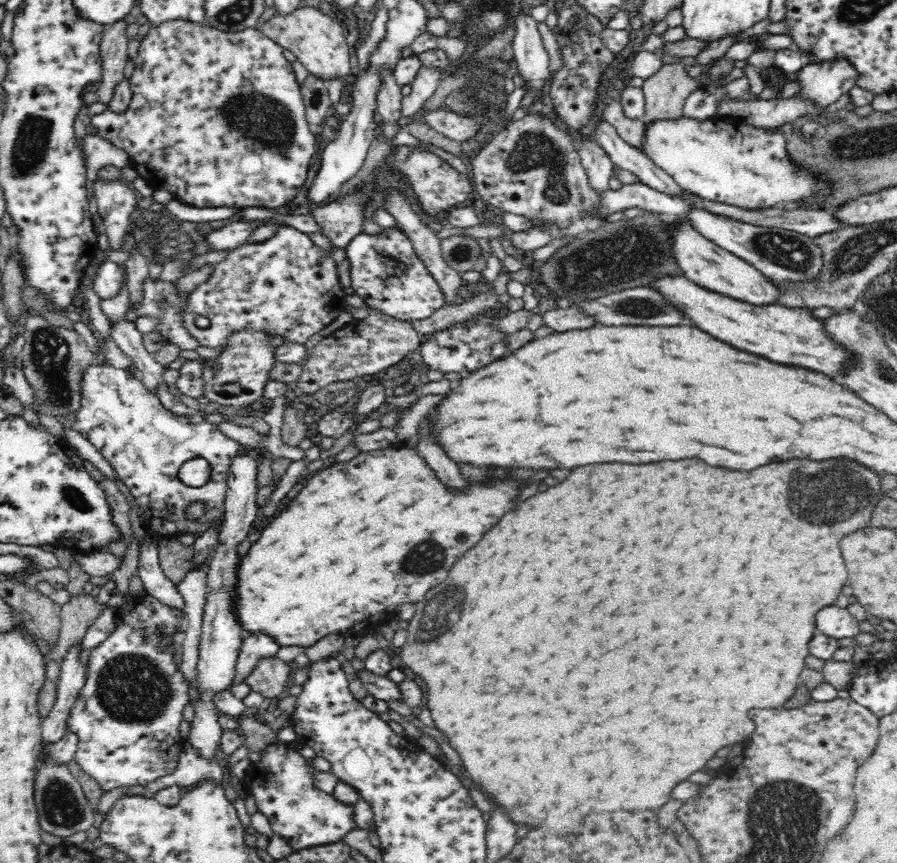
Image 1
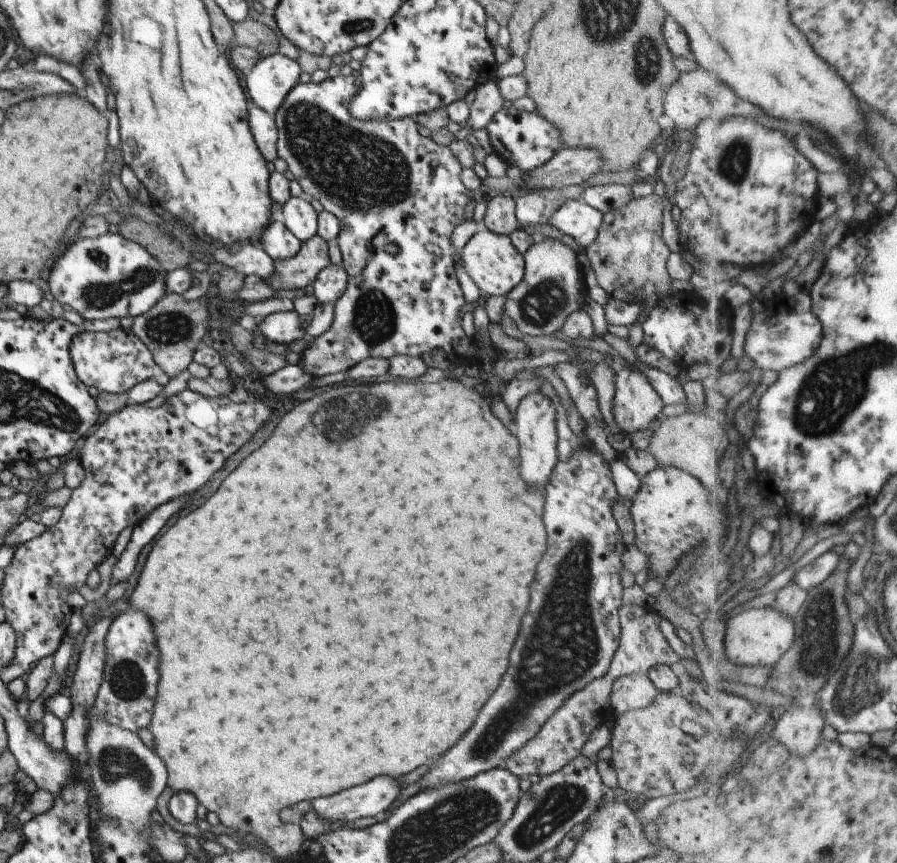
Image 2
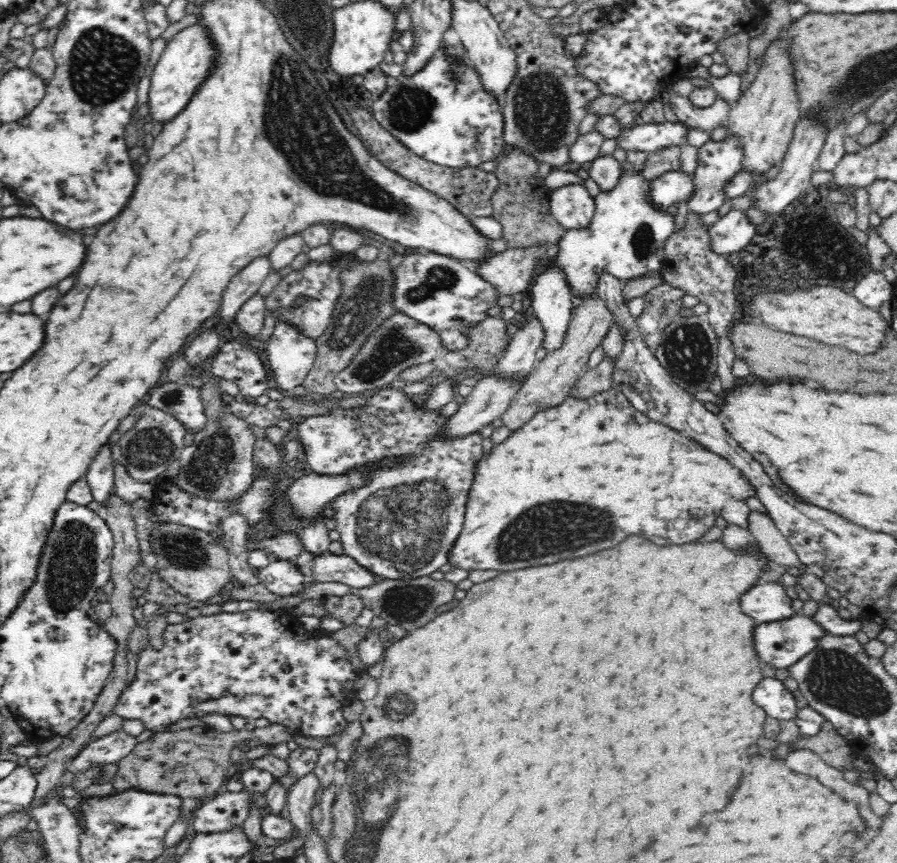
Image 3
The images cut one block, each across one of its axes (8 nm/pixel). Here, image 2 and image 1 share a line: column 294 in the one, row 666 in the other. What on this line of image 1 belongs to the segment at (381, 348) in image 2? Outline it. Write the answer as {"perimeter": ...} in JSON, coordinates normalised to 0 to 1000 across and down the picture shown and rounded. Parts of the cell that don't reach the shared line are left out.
{"perimeter":[[[165,687],[158,691],[151,691],[149,694],[151,699],[145,706],[137,706],[135,708],[135,714],[129,718],[127,730],[123,732],[123,737],[119,737],[118,742],[115,742],[107,751],[103,751],[98,756],[94,795],[89,797],[89,804],[87,804],[87,809],[80,816],[77,831],[75,832],[75,844],[87,852],[88,855],[86,870],[81,879],[97,898],[100,898],[103,903],[109,906],[116,918],[123,918],[127,913],[140,913],[140,911],[143,913],[146,911],[162,912],[179,899],[191,898],[198,890],[200,874],[202,873],[204,862],[207,860],[207,856],[201,852],[200,844],[204,834],[205,822],[214,811],[211,803],[212,790],[202,779],[201,771],[195,767],[193,756],[188,752],[190,746],[183,747],[181,745],[183,739],[190,738],[192,740],[197,733],[203,732],[203,720],[205,718],[206,710],[203,705],[190,703],[190,701],[181,699],[181,696]]]}

